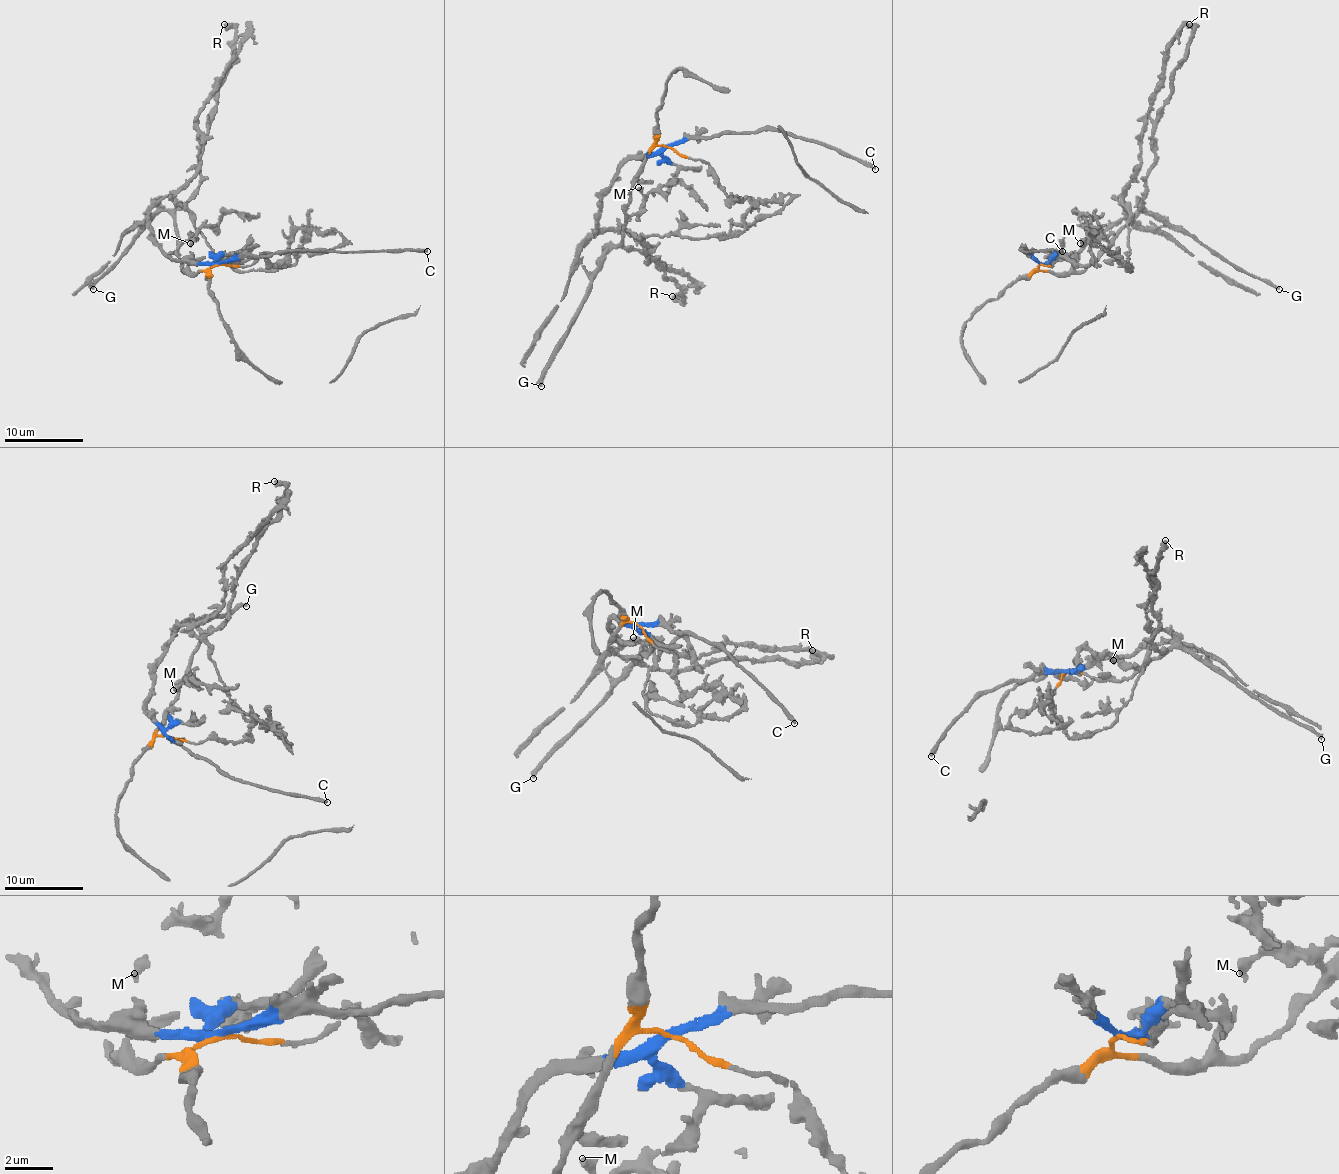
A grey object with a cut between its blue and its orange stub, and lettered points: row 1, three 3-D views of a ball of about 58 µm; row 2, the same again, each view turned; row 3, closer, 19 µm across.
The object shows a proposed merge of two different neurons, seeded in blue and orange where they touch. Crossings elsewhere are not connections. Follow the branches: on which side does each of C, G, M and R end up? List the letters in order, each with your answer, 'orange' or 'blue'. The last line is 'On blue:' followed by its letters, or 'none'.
C: blue
G: orange
M: orange
R: orange
On blue: C

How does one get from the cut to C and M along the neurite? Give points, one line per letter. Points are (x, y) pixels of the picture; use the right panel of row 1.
C: (1040, 263), (1023, 252), (1062, 252)
M: (1040, 263), (1040, 269), (1074, 273), (1086, 269), (1107, 246), (1107, 242), (1098, 238), (1088, 238), (1080, 244)

